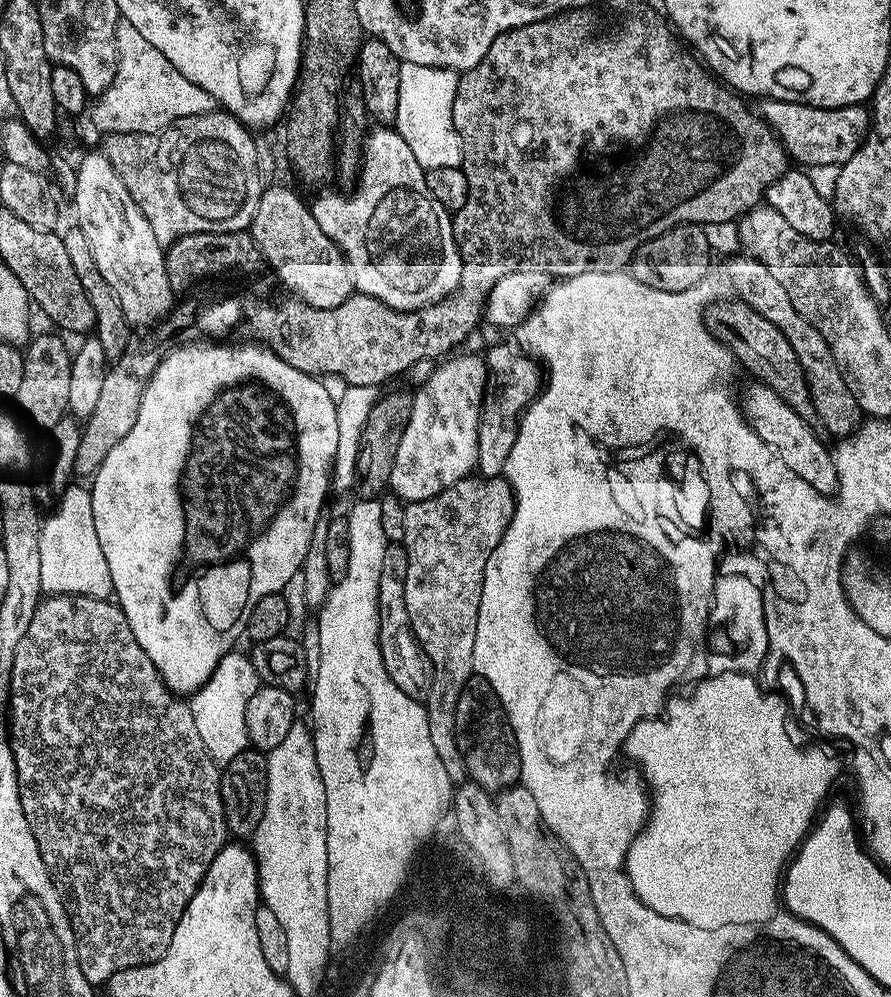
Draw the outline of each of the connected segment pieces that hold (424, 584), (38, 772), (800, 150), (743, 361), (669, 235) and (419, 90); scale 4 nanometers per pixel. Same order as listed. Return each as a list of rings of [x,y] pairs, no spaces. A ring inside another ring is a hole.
[[[469,478],[454,482],[454,486],[442,490],[442,494],[434,498],[405,503],[402,514],[402,546],[406,551],[404,601],[408,625],[412,627],[414,638],[420,643],[420,649],[423,650],[428,659],[428,666],[432,669],[432,681],[426,697],[430,742],[434,742],[434,750],[438,750],[438,758],[442,758],[442,766],[446,766],[446,774],[453,782],[463,781],[466,776],[464,759],[458,750],[456,711],[460,705],[462,690],[474,674],[474,634],[478,630],[478,606],[482,598],[486,562],[498,546],[498,542],[502,542],[504,532],[508,529],[508,521],[512,519],[513,505],[508,503],[496,508],[499,504],[500,488],[496,482],[489,483],[484,478]]]
[[[45,595],[34,610],[34,618],[30,618],[30,626],[26,626],[22,642],[18,642],[10,679],[10,743],[16,763],[18,794],[22,798],[26,822],[30,822],[30,830],[34,830],[34,842],[38,842],[42,862],[46,862],[46,870],[59,890],[60,899],[63,900],[64,907],[68,909],[68,917],[72,920],[82,974],[86,974],[88,980],[95,981],[96,976],[107,978],[118,970],[130,967],[131,964],[146,964],[157,956],[166,954],[166,946],[170,946],[174,930],[190,898],[194,898],[194,894],[204,883],[204,875],[210,862],[214,862],[214,858],[226,843],[224,807],[220,797],[221,769],[216,761],[210,758],[206,746],[202,746],[202,737],[198,735],[198,725],[194,722],[191,703],[165,686],[154,662],[146,658],[146,650],[138,646],[138,638],[134,638],[134,630],[130,630],[130,622],[126,622],[126,614],[120,609],[119,604],[111,599],[99,600],[93,596]]]
[[[765,99],[761,108],[758,108],[759,115],[763,116],[771,125],[773,132],[784,141],[788,149],[789,157],[802,163],[802,166],[830,166],[845,164],[853,154],[859,150],[870,131],[870,112],[867,107],[858,104],[848,104],[845,108],[815,108],[803,102],[790,100]]]
[[[739,298],[732,300],[720,300],[709,303],[703,309],[702,323],[710,334],[718,342],[722,342],[732,351],[733,357],[752,375],[759,383],[770,386],[786,406],[794,410],[802,419],[809,422],[816,420],[814,402],[810,394],[810,386],[806,386],[806,374],[802,370],[802,362],[798,362],[798,354],[794,354],[794,349],[790,347],[790,342],[786,342],[786,334],[774,326],[774,322],[769,322],[758,314],[750,305],[744,303]]]
[[[679,224],[676,228],[650,238],[632,255],[630,275],[659,292],[685,292],[705,283],[712,268],[712,244],[699,224]]]
[[[401,63],[399,72],[398,110],[394,121],[396,131],[406,142],[406,146],[410,146],[414,158],[418,158],[424,169],[438,166],[461,167],[462,146],[453,122],[453,102],[457,94],[459,73],[452,68],[431,68],[406,63]]]

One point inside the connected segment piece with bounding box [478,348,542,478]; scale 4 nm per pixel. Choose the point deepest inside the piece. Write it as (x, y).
(518, 382)

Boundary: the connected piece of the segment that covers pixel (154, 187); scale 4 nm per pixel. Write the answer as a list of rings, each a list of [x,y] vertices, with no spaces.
[[[223,110],[178,118],[161,132],[114,132],[103,137],[104,157],[130,190],[130,198],[146,214],[154,238],[161,246],[203,232],[242,232],[251,229],[252,219],[260,205],[260,152],[252,141],[253,133],[234,116]]]

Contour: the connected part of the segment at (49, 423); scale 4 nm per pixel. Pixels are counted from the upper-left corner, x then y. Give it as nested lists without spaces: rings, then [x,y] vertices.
[[[40,336],[27,345],[24,352],[22,383],[14,404],[20,407],[19,415],[29,420],[36,428],[50,430],[62,417],[69,415],[70,378],[72,377],[73,353],[56,336]]]

